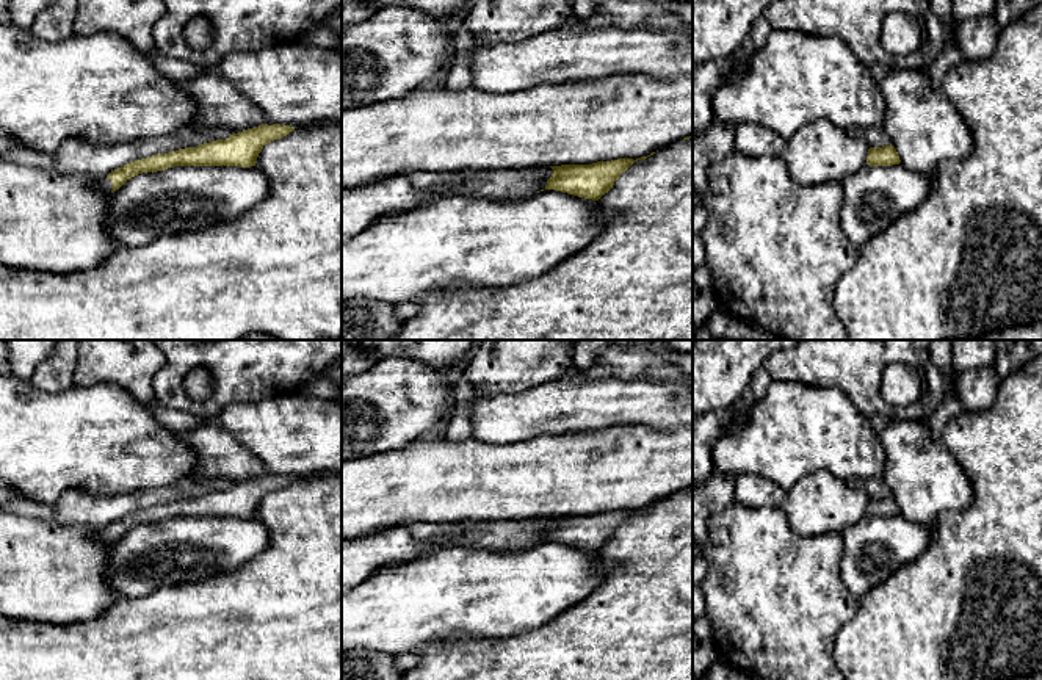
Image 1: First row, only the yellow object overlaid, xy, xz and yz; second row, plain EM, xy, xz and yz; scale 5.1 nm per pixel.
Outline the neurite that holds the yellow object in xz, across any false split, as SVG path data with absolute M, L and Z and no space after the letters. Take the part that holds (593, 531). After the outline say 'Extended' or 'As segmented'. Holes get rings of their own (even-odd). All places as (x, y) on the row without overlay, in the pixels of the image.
M647 508L636 511L617 509L592 515L550 517L553 525L547 531L545 541L563 542L578 548L599 552L613 539L622 523L625 523L635 512L646 509Z. As segmented

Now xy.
M259 476L238 484L232 484L226 490L216 490L185 498L168 505L157 505L147 509L130 512L107 528L99 531L99 539L107 544L114 544L127 531L143 523L165 522L174 517L255 517L257 508L263 497L287 487L295 478L290 476Z. Extended

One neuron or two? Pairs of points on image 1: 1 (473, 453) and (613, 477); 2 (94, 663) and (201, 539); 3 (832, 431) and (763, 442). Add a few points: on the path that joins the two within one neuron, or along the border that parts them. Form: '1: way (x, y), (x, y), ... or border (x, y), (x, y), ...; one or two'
1: way (508, 475), (578, 475); one
2: border (193, 580), (160, 586), (146, 596), (121, 597); two
3: way (815, 434), (787, 434), (781, 437); one

